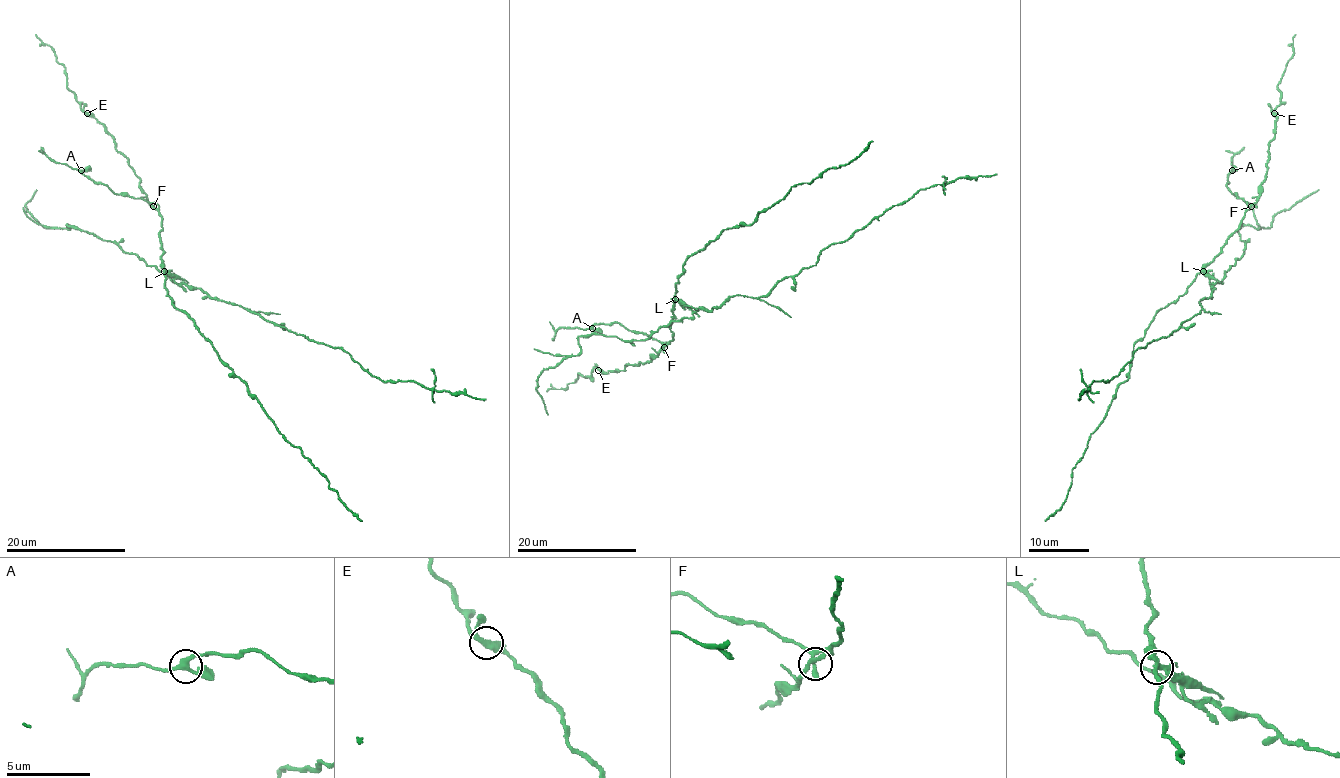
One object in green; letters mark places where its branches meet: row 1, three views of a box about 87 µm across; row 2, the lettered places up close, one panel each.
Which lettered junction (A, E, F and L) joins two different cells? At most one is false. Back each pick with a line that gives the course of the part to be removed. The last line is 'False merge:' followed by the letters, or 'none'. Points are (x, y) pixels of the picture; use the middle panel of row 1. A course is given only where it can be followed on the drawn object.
L: course (676, 299), (706, 310), (736, 295), (764, 296), (920, 190), (997, 173)
False merge: L

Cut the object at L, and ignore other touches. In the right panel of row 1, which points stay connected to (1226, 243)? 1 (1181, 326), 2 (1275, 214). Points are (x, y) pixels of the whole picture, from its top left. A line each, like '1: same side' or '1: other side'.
1: other side
2: other side

